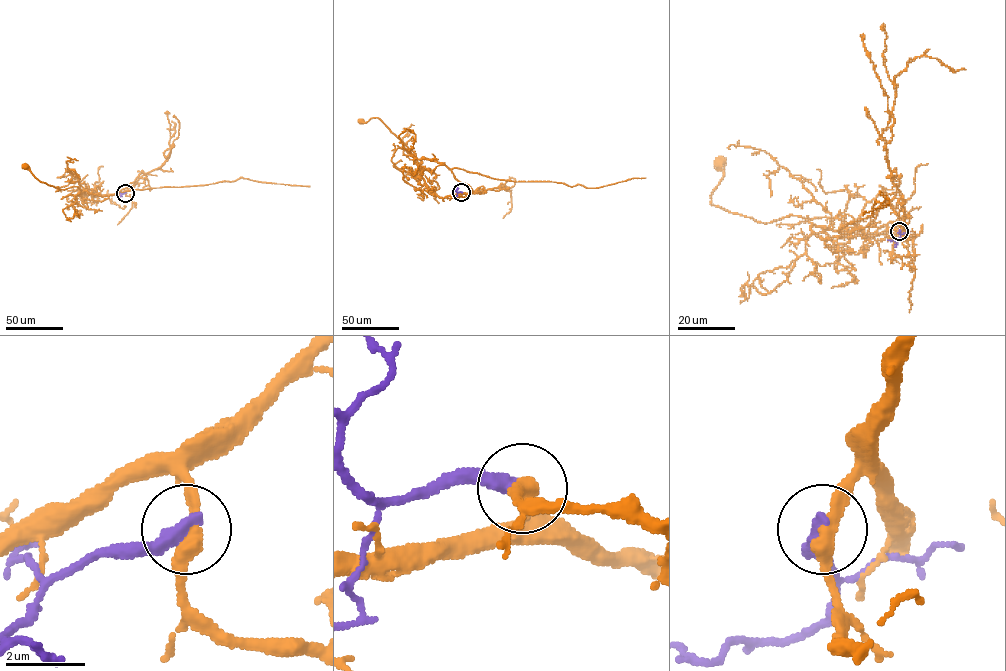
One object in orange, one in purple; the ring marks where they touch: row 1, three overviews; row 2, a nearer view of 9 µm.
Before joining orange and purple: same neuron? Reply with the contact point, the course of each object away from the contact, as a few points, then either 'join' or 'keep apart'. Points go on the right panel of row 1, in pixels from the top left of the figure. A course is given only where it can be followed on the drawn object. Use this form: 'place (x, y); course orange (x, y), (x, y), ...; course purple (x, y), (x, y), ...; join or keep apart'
place (899, 231); course orange (900, 231), (913, 237), (728, 212), (711, 203), (719, 161); course purple (899, 231), (899, 238), (894, 239), (895, 247); keep apart

